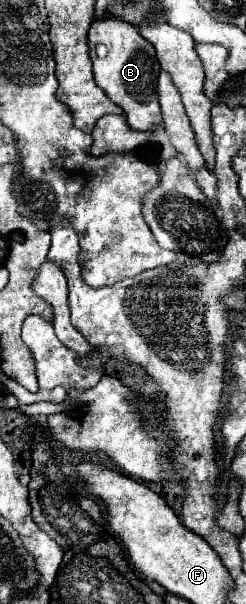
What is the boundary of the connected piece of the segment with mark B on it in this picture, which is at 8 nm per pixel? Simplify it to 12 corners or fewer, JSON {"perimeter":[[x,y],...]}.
{"perimeter":[[95,19],[95,81],[141,131],[161,123],[159,61],[123,19]]}

